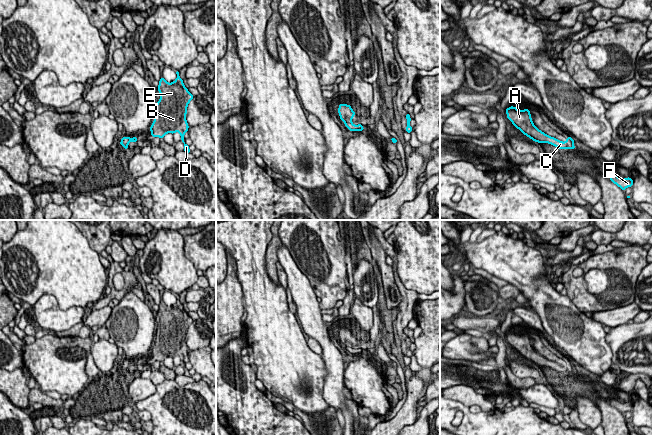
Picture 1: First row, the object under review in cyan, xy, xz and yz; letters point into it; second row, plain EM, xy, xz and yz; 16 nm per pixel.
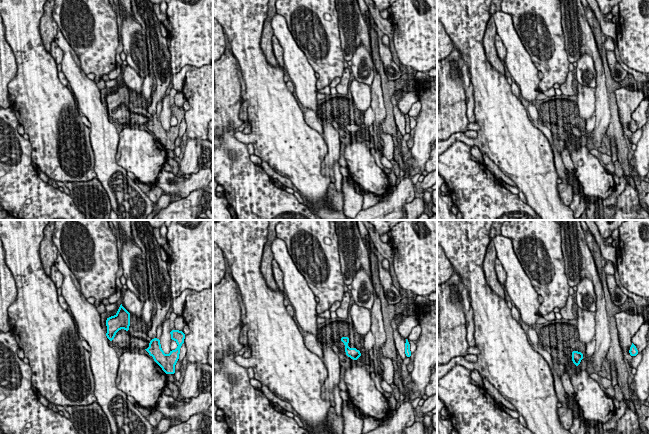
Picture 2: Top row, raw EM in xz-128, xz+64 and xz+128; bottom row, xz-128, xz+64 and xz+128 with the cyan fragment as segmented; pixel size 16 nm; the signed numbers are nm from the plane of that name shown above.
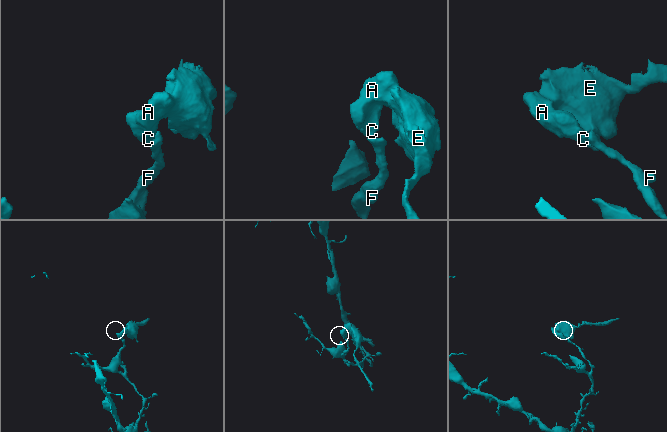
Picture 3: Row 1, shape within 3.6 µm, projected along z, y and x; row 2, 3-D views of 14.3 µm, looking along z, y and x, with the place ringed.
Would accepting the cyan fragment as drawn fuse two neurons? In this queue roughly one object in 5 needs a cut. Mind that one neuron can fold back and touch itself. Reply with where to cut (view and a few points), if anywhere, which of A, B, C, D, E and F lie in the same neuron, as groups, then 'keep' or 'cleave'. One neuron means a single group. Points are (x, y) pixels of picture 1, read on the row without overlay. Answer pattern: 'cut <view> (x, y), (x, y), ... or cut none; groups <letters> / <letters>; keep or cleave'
cut none; groups A B C D E F; keep

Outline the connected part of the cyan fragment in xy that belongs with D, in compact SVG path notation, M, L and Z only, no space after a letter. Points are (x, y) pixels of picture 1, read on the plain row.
M175 295L177 302L174 306L168 307L163 301L160 302L157 314L160 316L160 324L156 328L155 343L150 351L151 359L163 362L165 358L179 356L181 365L184 368L184 375L191 377L189 370L184 365L184 358L188 355L188 347L186 345L187 330L193 323L193 319L184 310L183 304L179 300L179 295Z

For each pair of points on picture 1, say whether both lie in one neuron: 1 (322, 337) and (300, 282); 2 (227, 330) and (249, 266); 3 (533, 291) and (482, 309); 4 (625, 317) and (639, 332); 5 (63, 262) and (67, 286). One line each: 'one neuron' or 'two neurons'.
1: one neuron
2: two neurons
3: two neurons
4: two neurons
5: one neuron

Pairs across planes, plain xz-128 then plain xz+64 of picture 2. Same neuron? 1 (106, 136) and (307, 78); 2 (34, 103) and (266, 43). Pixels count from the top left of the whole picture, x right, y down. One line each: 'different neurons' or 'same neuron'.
1: same neuron
2: different neurons

